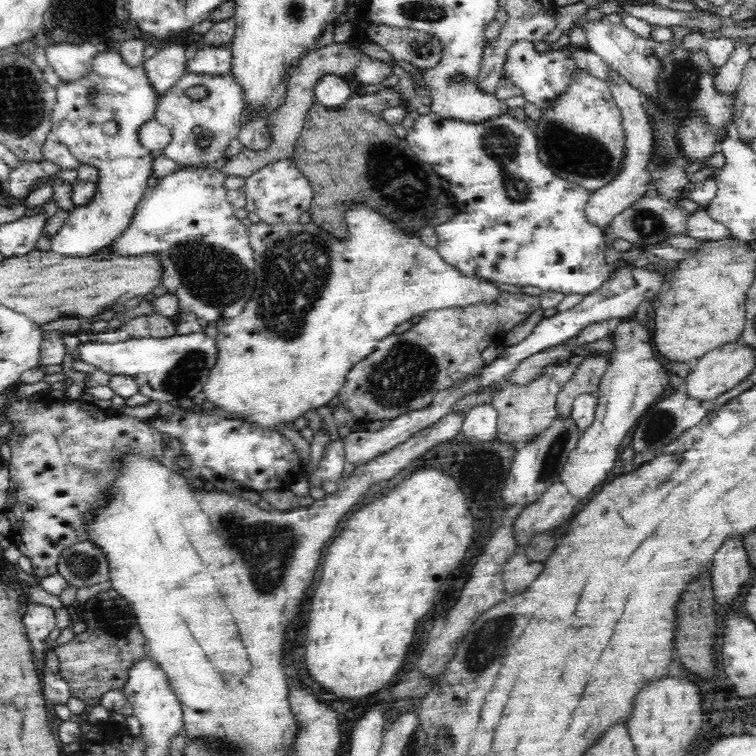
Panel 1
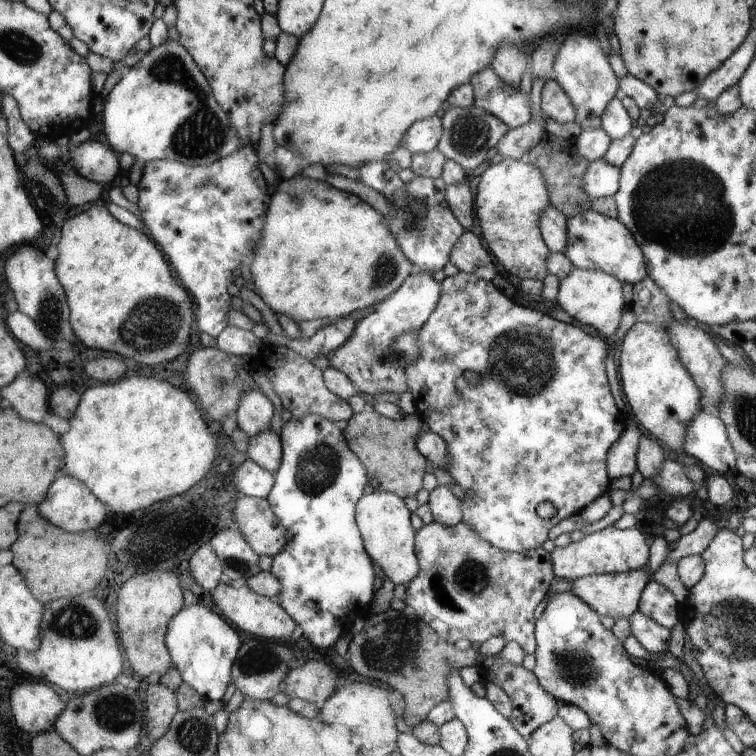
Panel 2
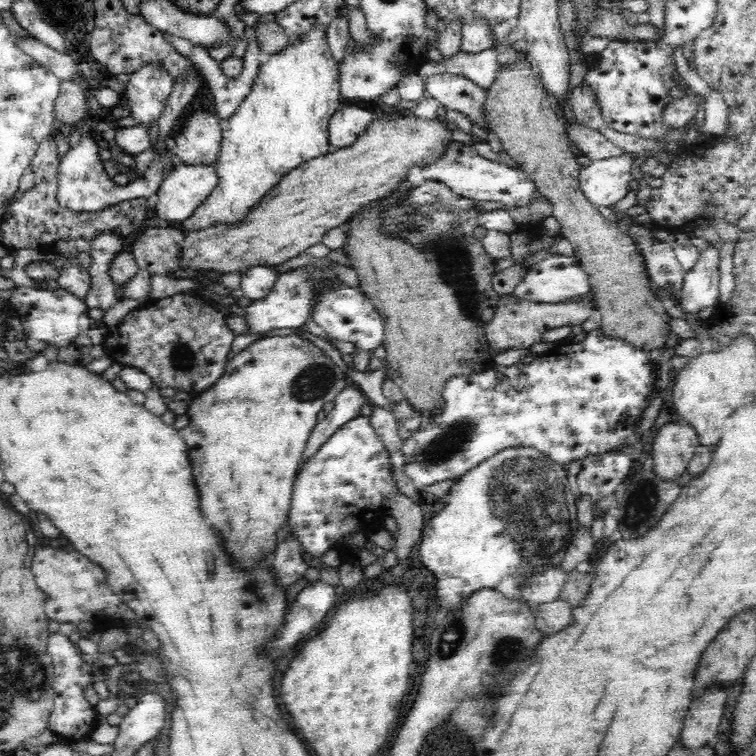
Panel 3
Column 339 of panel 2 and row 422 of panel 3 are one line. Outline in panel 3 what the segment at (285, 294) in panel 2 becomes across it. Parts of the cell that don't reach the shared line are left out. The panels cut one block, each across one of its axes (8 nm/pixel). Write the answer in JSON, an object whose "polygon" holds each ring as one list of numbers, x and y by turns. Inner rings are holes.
{"polygon":[[296,333,287,336,276,335,255,341,245,350,238,352,232,360,228,360,220,380,208,386,189,403,186,413,189,423,179,430,179,435,189,448,188,458,192,465,196,487,200,492,200,510,204,510,204,514,208,514,208,518,212,518,212,522,216,522,216,526,220,526,220,530,224,530,224,534,232,538,232,546,236,546,236,554,240,554,240,558,248,558,248,554,256,554,256,550,268,550,268,546,272,546,272,550,277,549,276,531,286,526,286,518,291,507,293,483,298,476,298,467,301,466,301,454,304,452,310,433,318,424,318,413,323,410,326,403,334,401,334,398,350,384,346,380,345,373,312,342,304,340]]}

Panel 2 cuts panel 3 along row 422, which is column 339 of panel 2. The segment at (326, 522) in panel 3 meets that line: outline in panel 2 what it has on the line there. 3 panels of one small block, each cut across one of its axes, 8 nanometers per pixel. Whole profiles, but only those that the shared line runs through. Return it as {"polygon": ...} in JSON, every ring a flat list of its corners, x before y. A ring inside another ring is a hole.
{"polygon":[[418,268,408,275,398,290,394,291,387,299,375,304,374,310,356,321,353,335,339,349,328,353,330,364,344,372,353,382,359,394,366,394,380,398,384,392,400,394,409,390,406,364,387,357,393,346,393,339,400,333,410,331,415,335,427,322,428,317,439,306,441,295,441,282,432,277,428,271]]}

